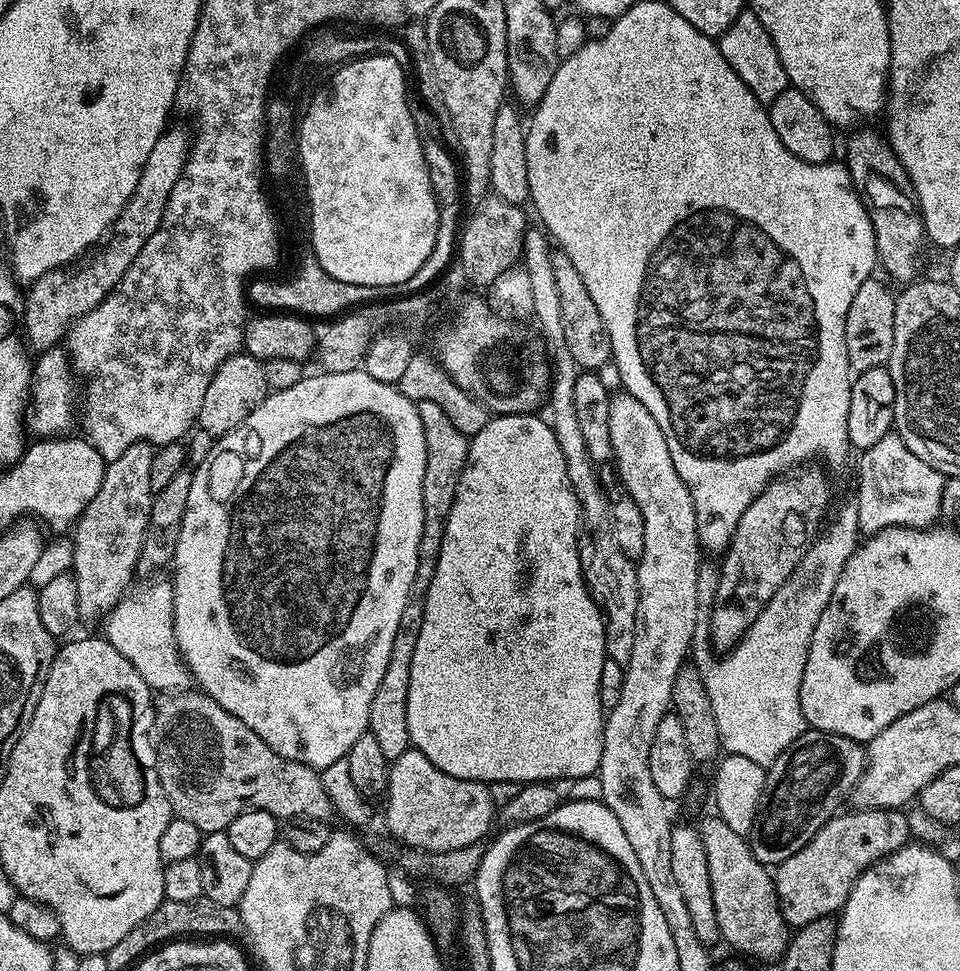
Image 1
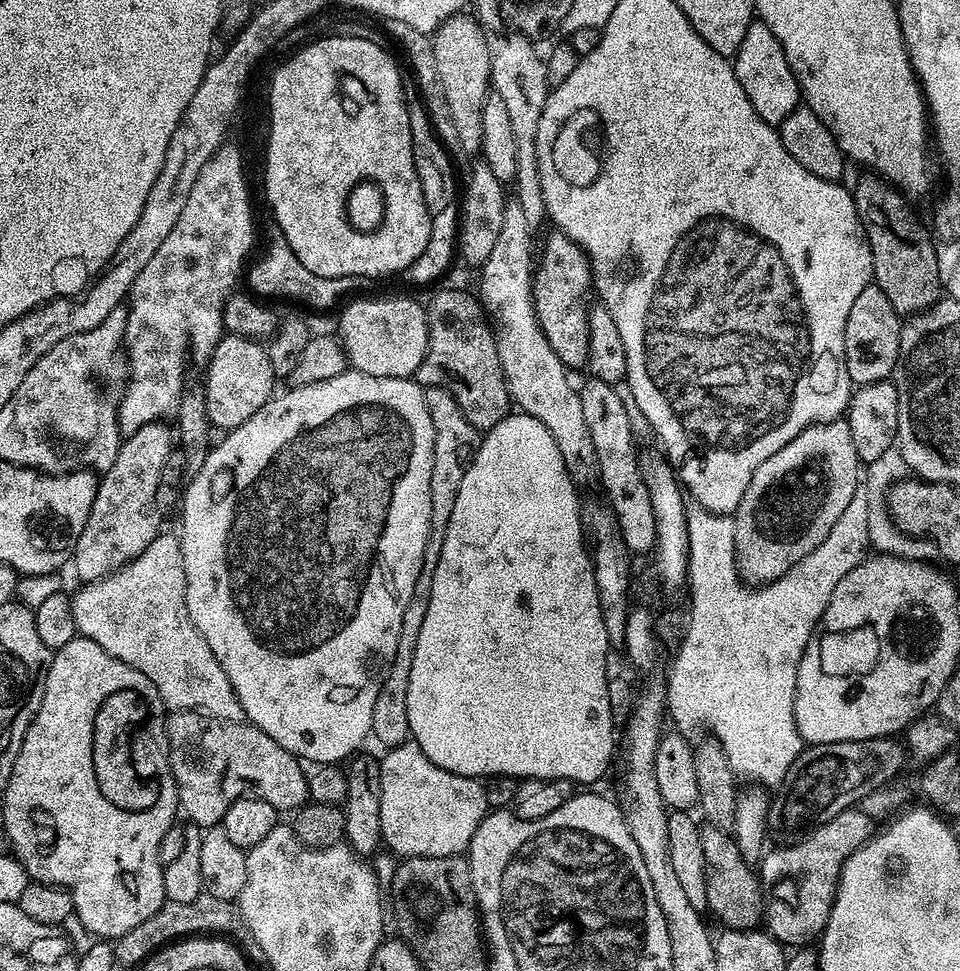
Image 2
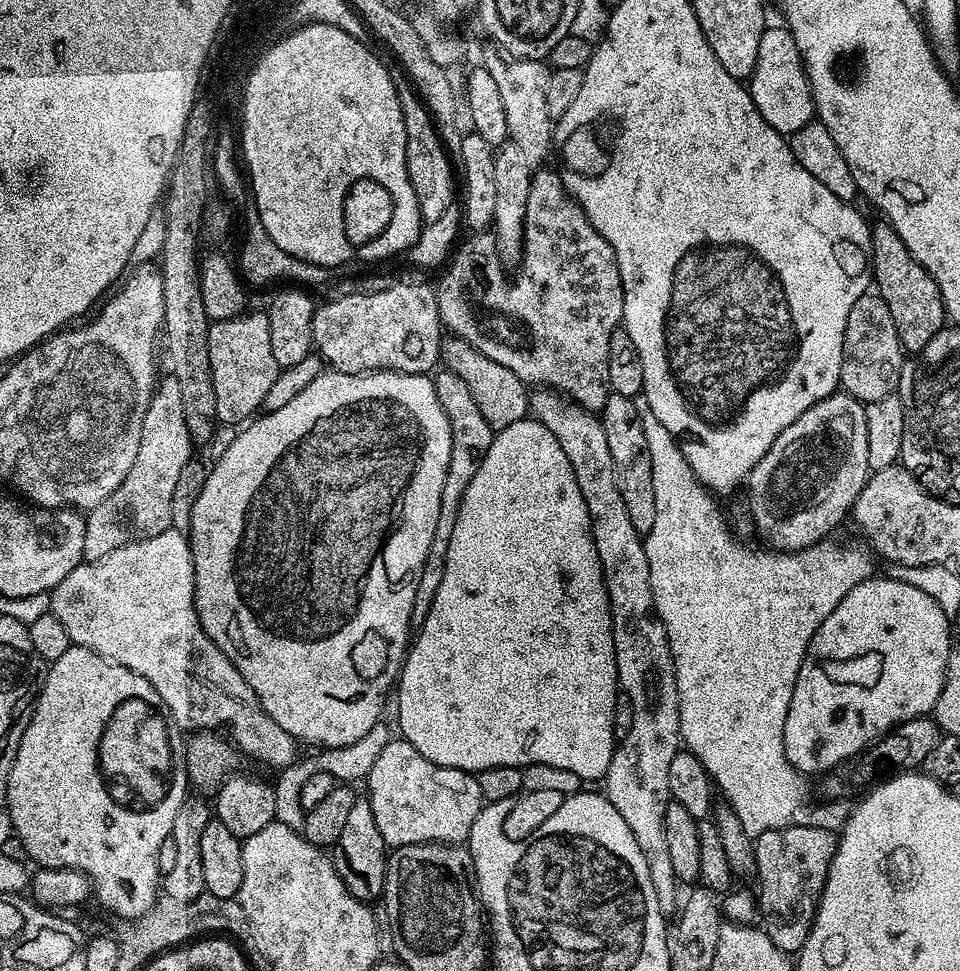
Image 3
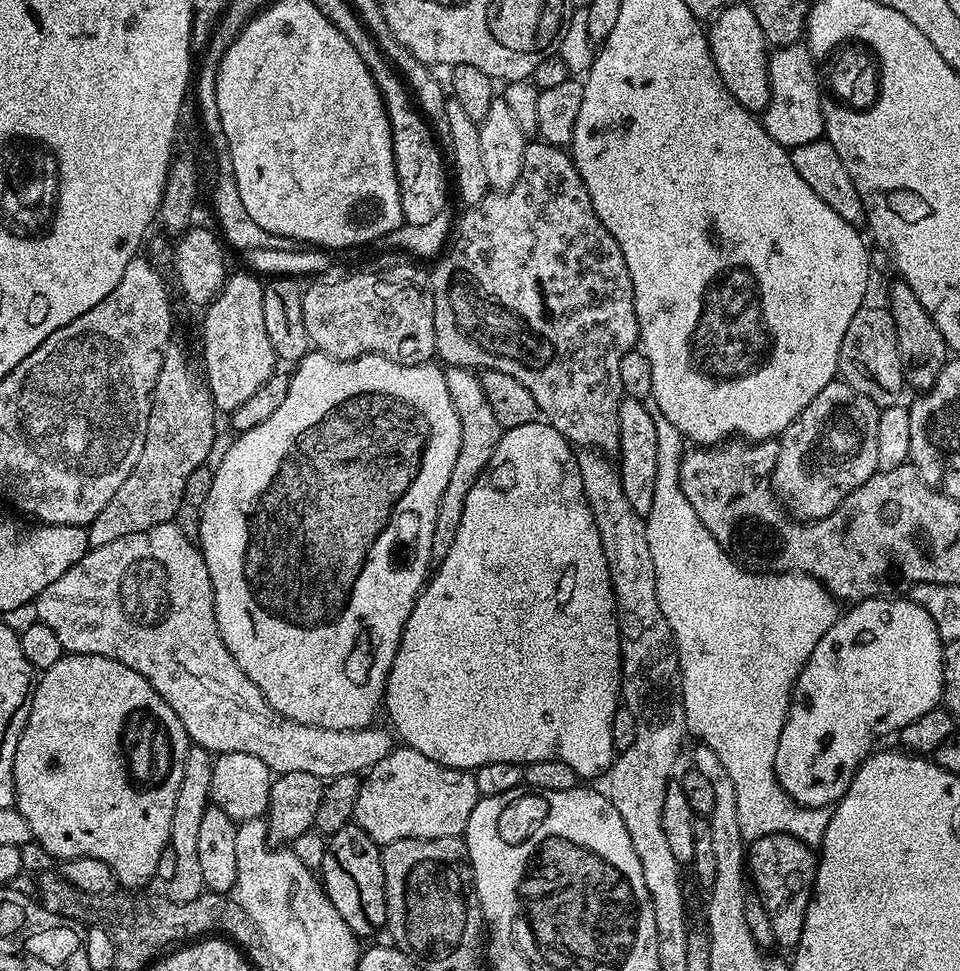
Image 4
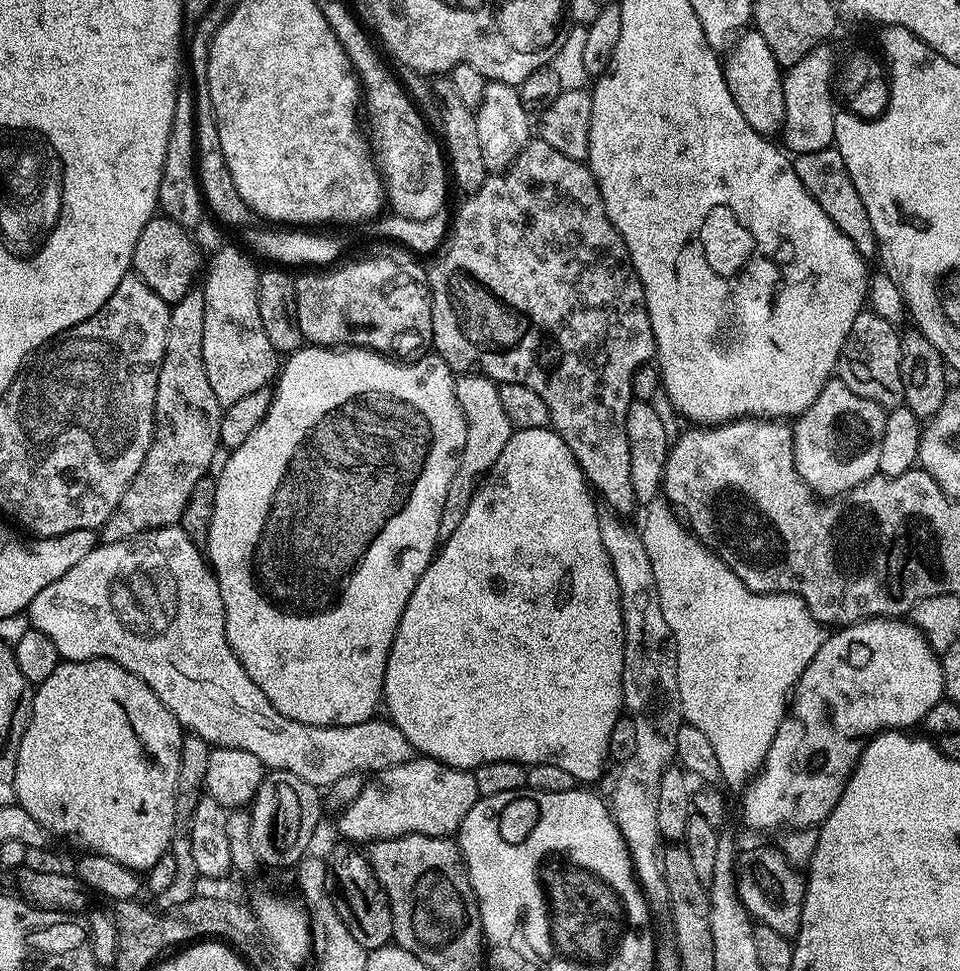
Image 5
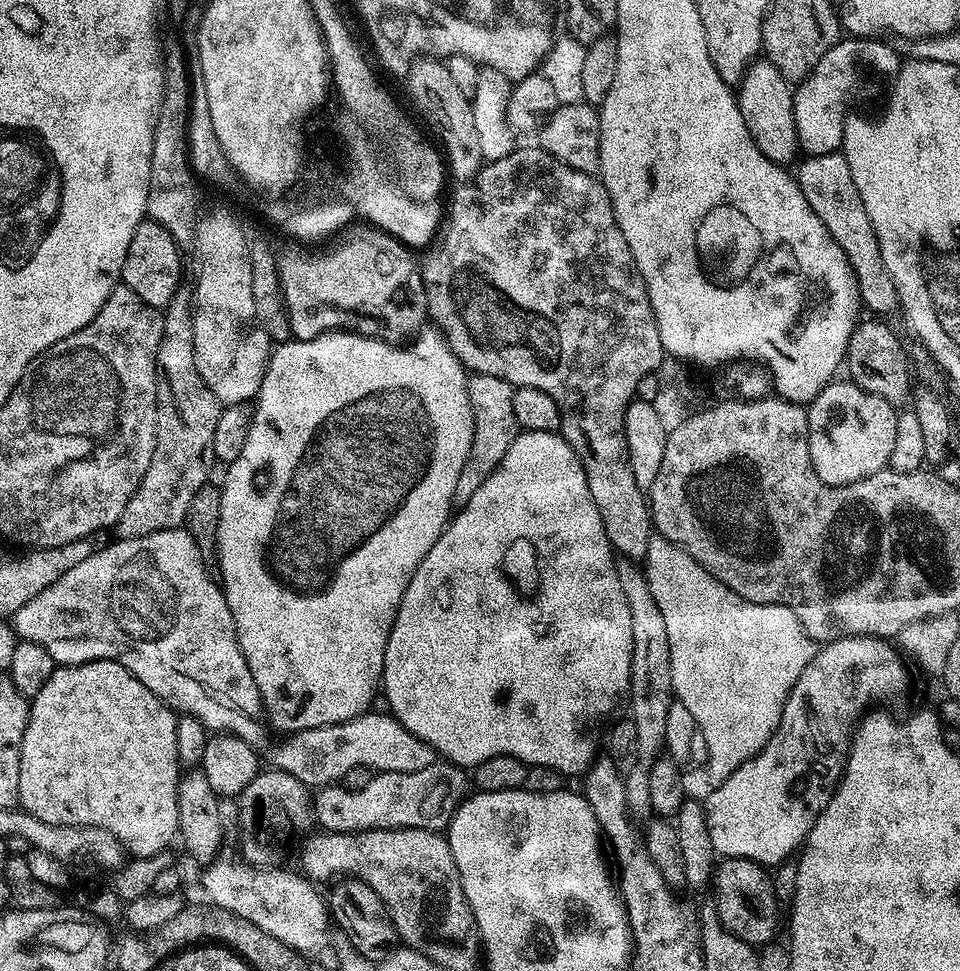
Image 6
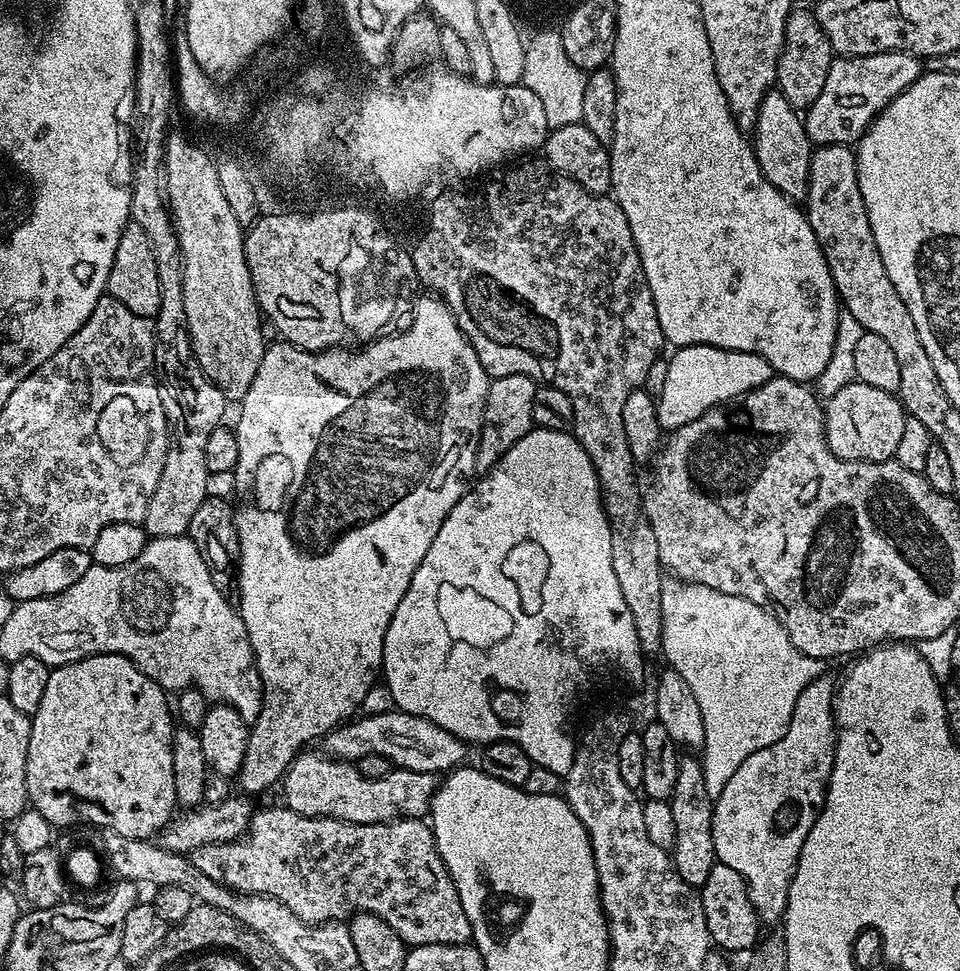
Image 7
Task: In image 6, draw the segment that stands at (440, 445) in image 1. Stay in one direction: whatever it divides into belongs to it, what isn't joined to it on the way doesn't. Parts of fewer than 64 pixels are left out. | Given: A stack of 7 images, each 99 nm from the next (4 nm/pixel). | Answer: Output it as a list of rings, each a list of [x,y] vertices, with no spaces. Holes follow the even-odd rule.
[[[473,375],[468,384],[470,406],[474,410],[474,438],[470,446],[470,454],[466,458],[466,466],[462,466],[462,474],[458,476],[455,503],[462,506],[490,478],[490,474],[506,458],[506,450],[516,441],[518,425],[514,416],[514,396],[516,388],[510,382],[493,376]]]

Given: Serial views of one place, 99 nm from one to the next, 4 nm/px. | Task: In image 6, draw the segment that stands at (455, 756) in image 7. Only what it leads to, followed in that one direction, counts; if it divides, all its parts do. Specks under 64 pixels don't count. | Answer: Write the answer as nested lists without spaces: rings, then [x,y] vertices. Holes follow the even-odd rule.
[[[373,712],[355,716],[341,724],[310,732],[295,732],[276,752],[275,767],[298,778],[305,786],[327,786],[343,781],[354,766],[370,766],[376,772],[413,772],[437,763],[438,753],[422,738],[410,734],[391,714]]]

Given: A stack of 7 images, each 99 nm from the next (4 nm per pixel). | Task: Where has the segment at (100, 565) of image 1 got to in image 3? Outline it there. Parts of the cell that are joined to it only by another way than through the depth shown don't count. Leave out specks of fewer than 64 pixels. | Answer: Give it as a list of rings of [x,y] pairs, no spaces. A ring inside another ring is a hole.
[[[171,374],[165,375],[157,383],[146,418],[142,418],[142,442],[138,442],[138,454],[134,457],[134,466],[122,478],[122,486],[98,506],[94,506],[86,516],[86,546],[84,560],[106,558],[110,550],[126,546],[135,540],[154,538],[172,527],[170,506],[174,503],[174,486],[178,486],[178,474],[182,466],[193,459],[194,445],[190,430],[186,430],[186,417],[182,414],[182,397],[178,382]]]

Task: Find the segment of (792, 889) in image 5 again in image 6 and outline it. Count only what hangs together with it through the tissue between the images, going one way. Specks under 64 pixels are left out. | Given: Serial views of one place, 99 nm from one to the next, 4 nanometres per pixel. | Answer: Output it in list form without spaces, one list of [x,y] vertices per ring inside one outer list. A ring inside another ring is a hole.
[[[721,859],[716,865],[716,871],[712,874],[710,893],[716,917],[720,925],[734,938],[738,938],[746,944],[753,946],[768,946],[773,943],[772,935],[776,932],[776,892],[772,889],[772,880],[767,876],[765,867],[756,864],[752,860]]]

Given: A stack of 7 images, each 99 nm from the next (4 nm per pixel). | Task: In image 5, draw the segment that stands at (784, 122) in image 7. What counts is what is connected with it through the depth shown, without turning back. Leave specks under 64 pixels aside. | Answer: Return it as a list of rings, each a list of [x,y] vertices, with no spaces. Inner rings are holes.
[[[748,30],[737,39],[730,49],[732,57],[723,65],[726,86],[734,98],[734,106],[742,110],[742,118],[758,134],[772,138],[783,129],[786,118],[784,78],[780,63],[774,58],[774,50],[766,46],[766,38],[755,30]]]

